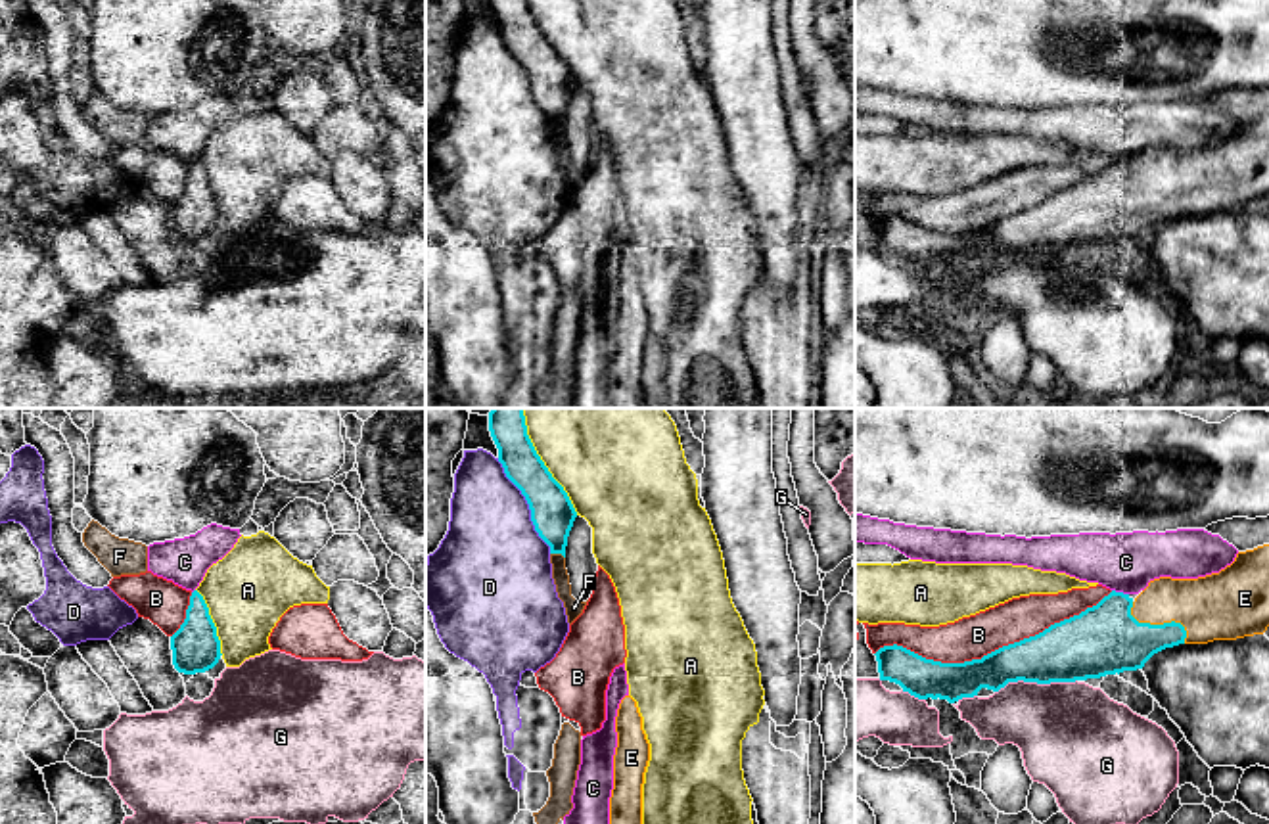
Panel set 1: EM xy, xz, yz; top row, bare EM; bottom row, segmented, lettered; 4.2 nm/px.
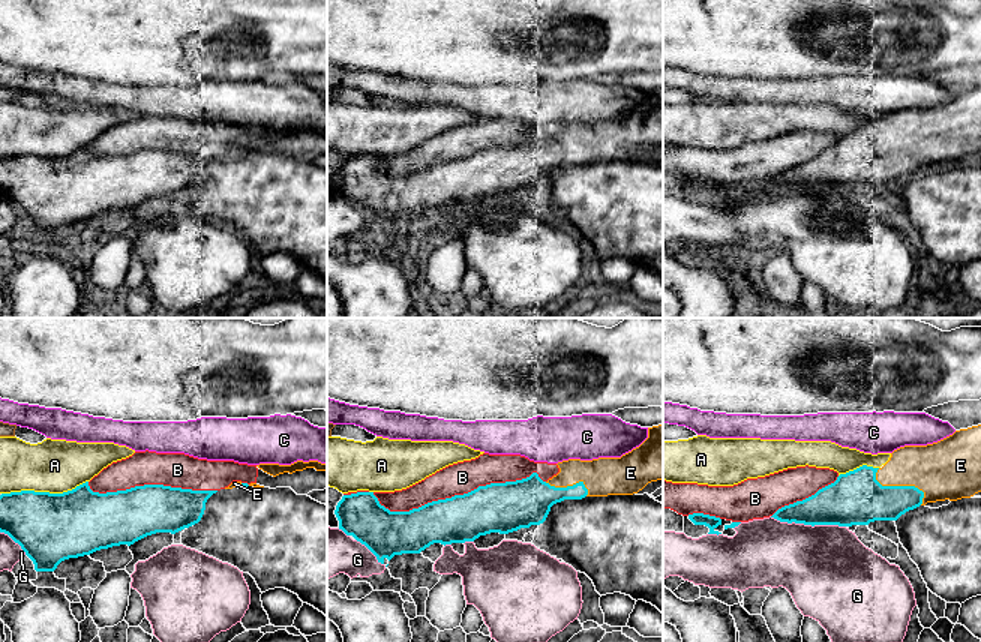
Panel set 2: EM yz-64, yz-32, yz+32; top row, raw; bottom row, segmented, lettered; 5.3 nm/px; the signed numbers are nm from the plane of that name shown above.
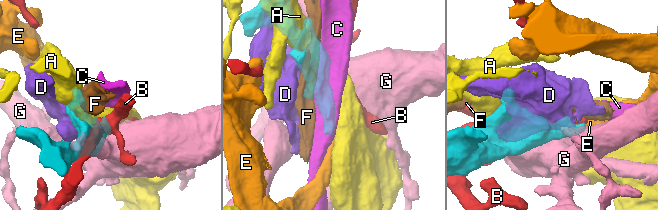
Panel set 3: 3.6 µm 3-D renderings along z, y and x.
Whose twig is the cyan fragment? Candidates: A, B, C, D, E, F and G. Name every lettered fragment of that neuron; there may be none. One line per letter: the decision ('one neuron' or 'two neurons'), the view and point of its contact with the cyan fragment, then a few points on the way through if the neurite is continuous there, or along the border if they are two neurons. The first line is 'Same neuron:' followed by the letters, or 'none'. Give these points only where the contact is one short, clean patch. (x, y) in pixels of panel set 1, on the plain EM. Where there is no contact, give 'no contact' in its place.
Same neuron: E
A: two neurons | xz (549, 43)
B: two neurons | yz (995, 221)
C: two neurons | yz (1120, 163)
D: two neurons | xz (530, 77)
E: one neuron | yz (1160, 196) | across yz (1105, 209), (1160, 196), (1174, 183), (1210, 179)
F: two neurons | xz (558, 123)
G: two neurons | yz (1036, 251)

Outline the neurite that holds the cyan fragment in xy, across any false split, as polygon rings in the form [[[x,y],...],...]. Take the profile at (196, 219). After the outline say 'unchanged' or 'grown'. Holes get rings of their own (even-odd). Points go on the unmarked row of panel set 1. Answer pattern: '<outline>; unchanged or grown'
[[[194,161],[186,190],[171,207],[173,236],[178,243],[196,245],[213,240],[220,230],[220,211],[203,167]]]; unchanged

